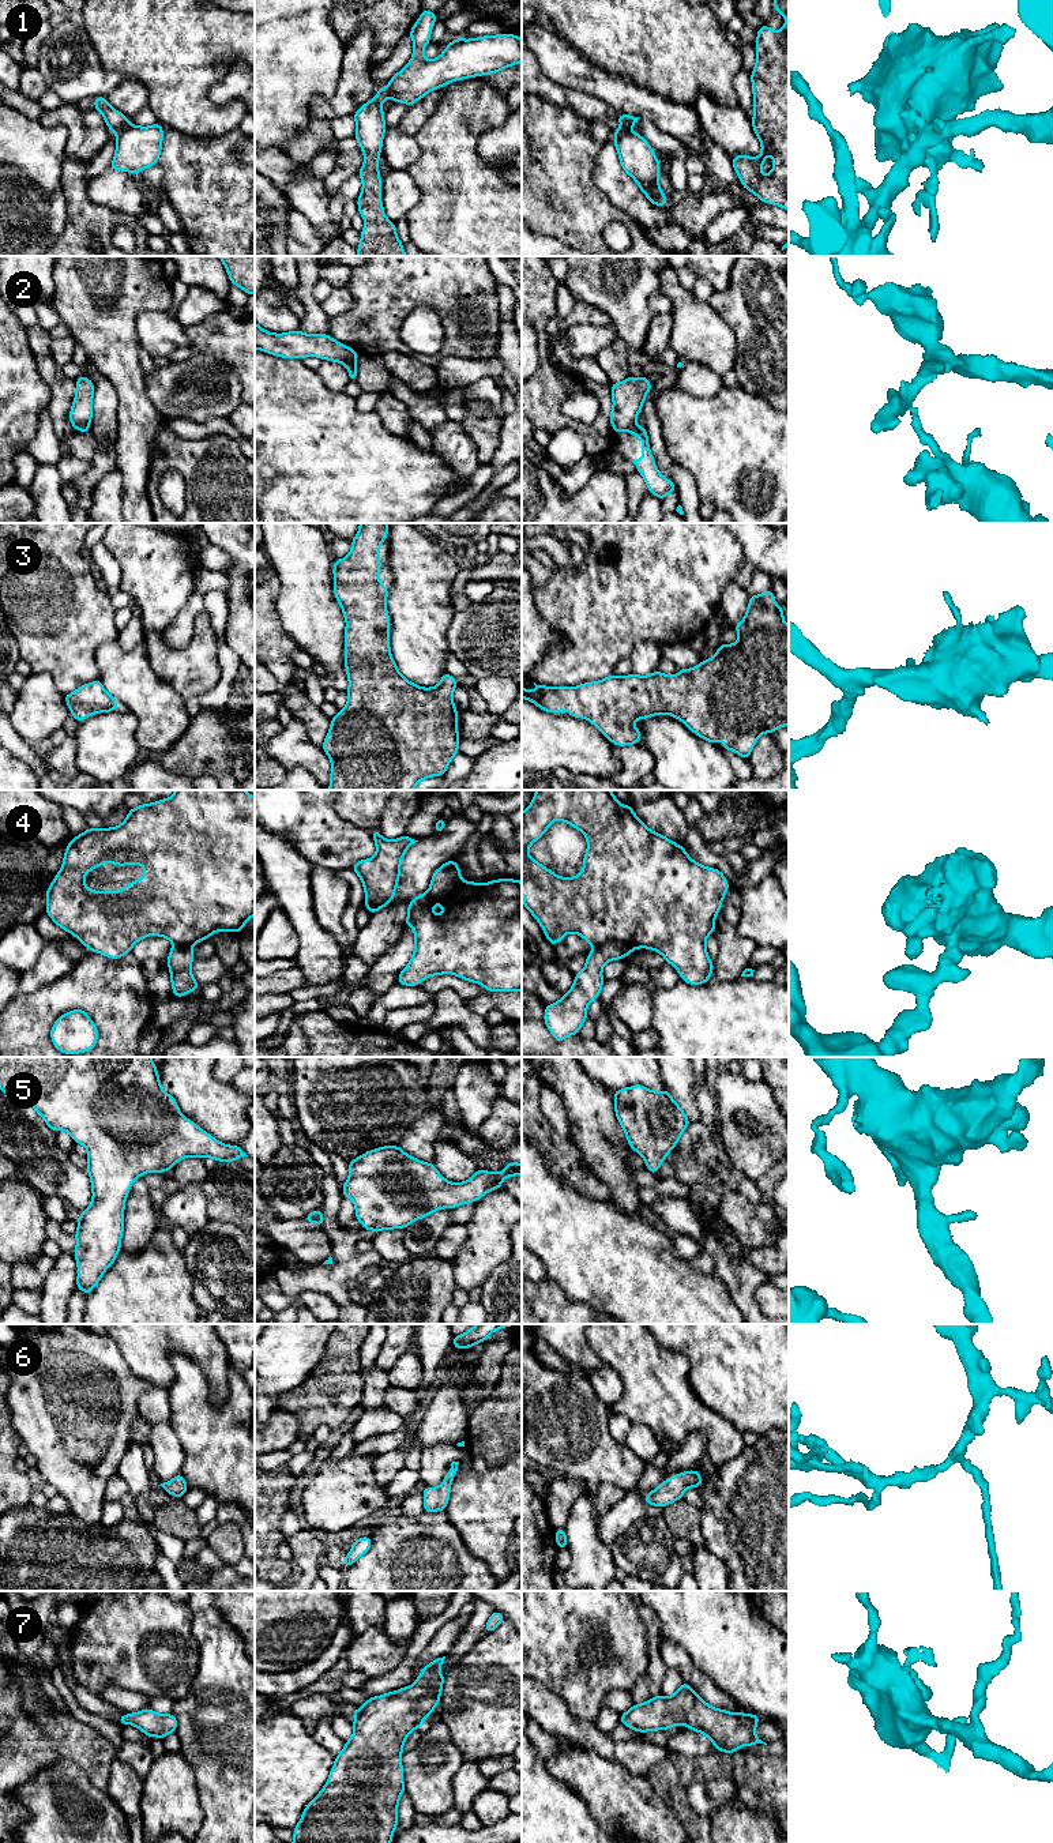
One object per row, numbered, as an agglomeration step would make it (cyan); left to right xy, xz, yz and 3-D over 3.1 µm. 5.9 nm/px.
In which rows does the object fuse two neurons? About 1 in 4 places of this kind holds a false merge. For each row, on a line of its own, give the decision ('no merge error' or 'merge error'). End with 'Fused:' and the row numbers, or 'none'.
1: merge error
2: merge error
3: no merge error
4: merge error
5: no merge error
6: no merge error
7: no merge error
Fused: 1, 2, 4

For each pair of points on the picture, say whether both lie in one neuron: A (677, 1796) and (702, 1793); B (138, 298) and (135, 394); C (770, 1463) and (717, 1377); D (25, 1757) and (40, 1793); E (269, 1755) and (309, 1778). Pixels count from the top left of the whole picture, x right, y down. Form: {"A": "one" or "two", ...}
{"A": "two", "B": "one", "C": "two", "D": "two", "E": "one"}

